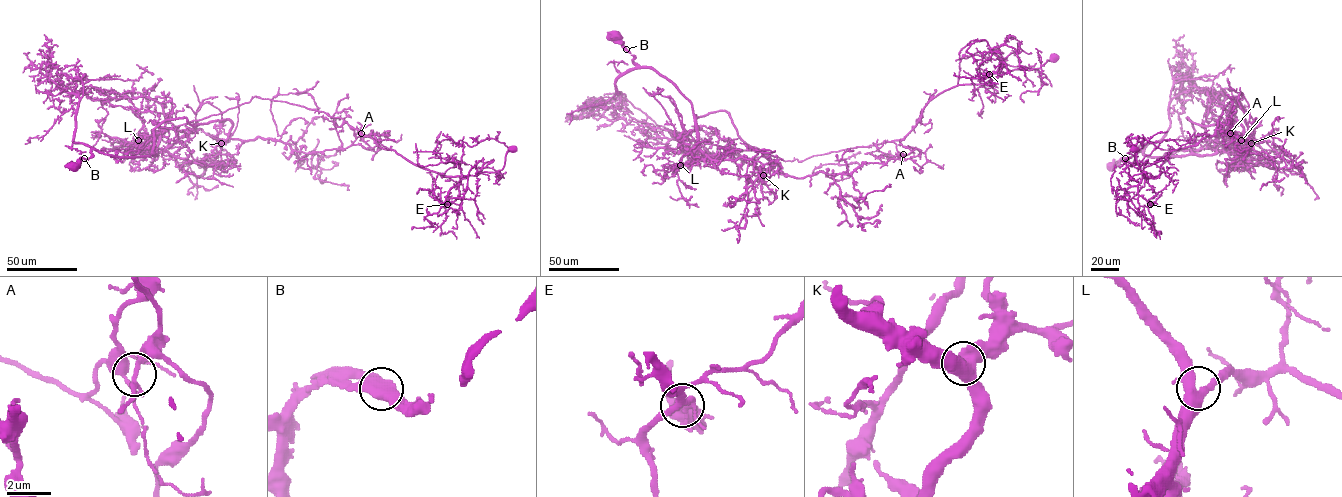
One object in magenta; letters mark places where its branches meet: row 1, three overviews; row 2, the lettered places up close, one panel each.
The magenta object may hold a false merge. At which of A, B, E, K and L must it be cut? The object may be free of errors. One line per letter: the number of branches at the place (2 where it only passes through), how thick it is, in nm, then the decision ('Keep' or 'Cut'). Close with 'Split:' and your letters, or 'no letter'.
A: Branches: 3. Thickness 160 nm. Cut
B: Branches: 3. Thickness 550 nm. Keep
E: Branches: 3. Thickness 300 nm. Keep
K: Branches: 3. Thickness 550 nm. Keep
L: Branches: 3. Thickness 440 nm. Keep
Split: A

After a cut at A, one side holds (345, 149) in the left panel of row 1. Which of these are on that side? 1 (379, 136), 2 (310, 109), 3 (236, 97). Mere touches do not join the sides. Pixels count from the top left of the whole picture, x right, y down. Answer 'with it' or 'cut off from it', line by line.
1: cut off from it
2: cut off from it
3: with it

